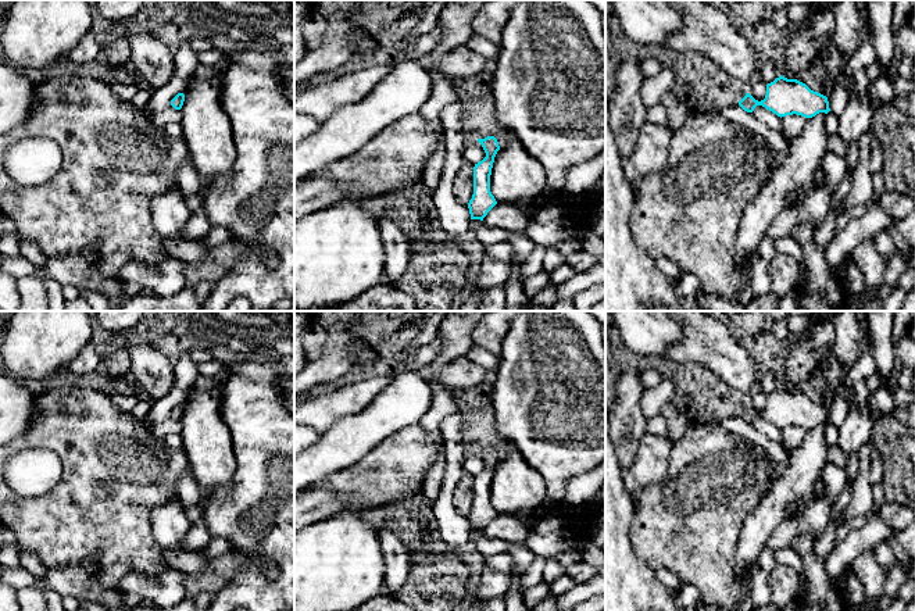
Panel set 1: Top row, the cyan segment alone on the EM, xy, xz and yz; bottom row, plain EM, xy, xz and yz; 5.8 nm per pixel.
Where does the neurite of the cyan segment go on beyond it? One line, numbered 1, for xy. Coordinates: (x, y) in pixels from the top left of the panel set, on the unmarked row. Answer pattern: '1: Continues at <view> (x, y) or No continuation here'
1: No continuation here

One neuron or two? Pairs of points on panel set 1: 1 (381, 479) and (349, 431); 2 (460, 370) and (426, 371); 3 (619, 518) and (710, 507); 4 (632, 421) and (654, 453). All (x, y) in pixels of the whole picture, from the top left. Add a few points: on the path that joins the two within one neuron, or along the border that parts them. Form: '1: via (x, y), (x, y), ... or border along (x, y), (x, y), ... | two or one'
1: border along (390, 435), (383, 438), (356, 463), (336, 471) | two
2: via (451, 375), (435, 375) | one
3: border along (633, 501), (633, 518), (629, 533), (632, 550) | two
4: border along (646, 431), (631, 467) | two

